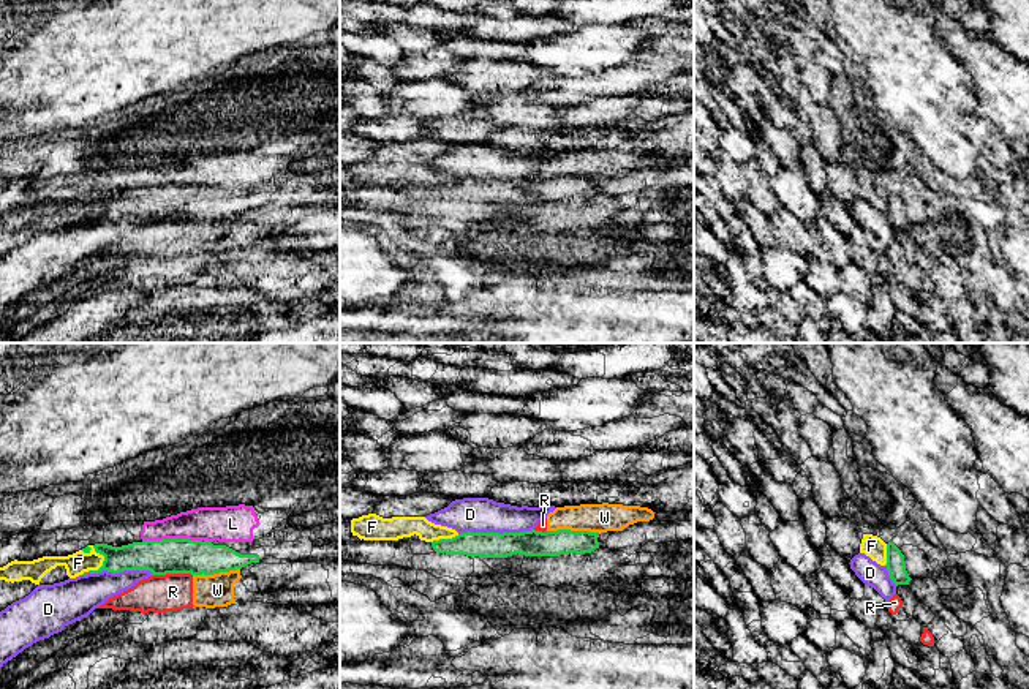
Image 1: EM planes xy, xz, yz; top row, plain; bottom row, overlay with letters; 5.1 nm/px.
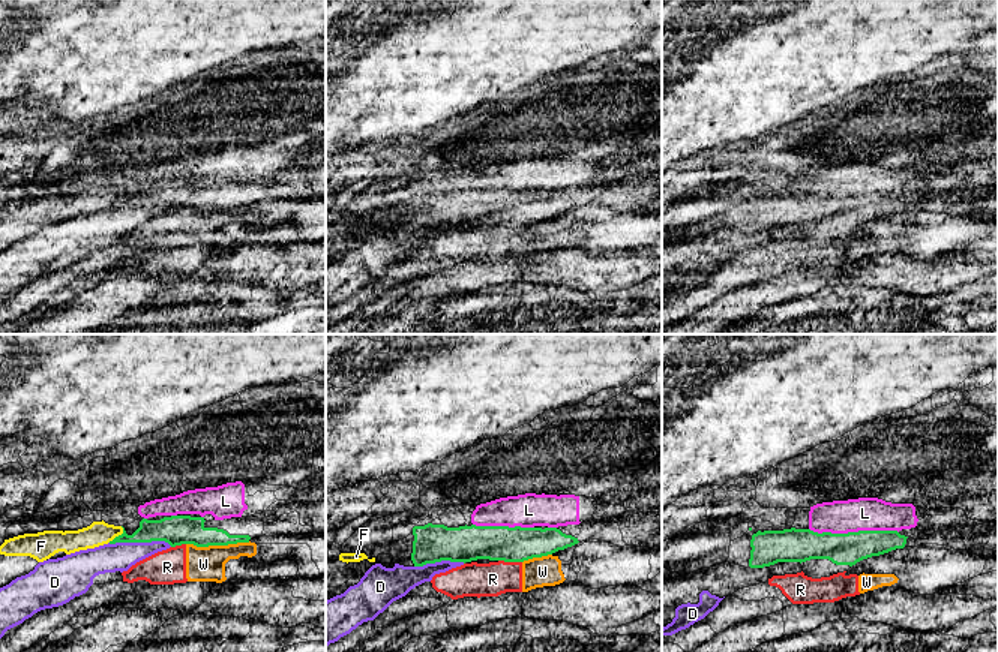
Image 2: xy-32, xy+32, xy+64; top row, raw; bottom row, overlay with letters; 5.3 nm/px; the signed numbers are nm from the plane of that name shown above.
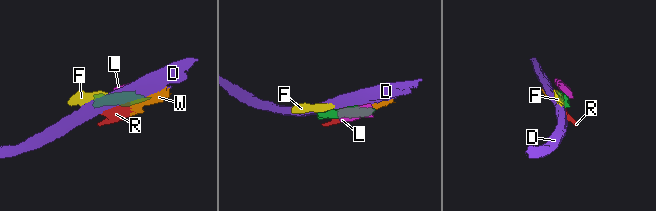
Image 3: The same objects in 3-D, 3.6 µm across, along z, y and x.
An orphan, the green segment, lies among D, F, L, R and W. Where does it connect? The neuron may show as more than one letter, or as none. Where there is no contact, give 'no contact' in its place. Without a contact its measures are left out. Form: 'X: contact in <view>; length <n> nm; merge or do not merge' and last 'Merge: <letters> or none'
D: contact in xz; length 380 nm; do not merge
F: contact in xy; length 170 nm; do not merge
L: contact in xy; length 300 nm; do not merge
R: contact in xy; length 200 nm; do not merge
W: contact in xz; length 280 nm; do not merge
Merge: none

